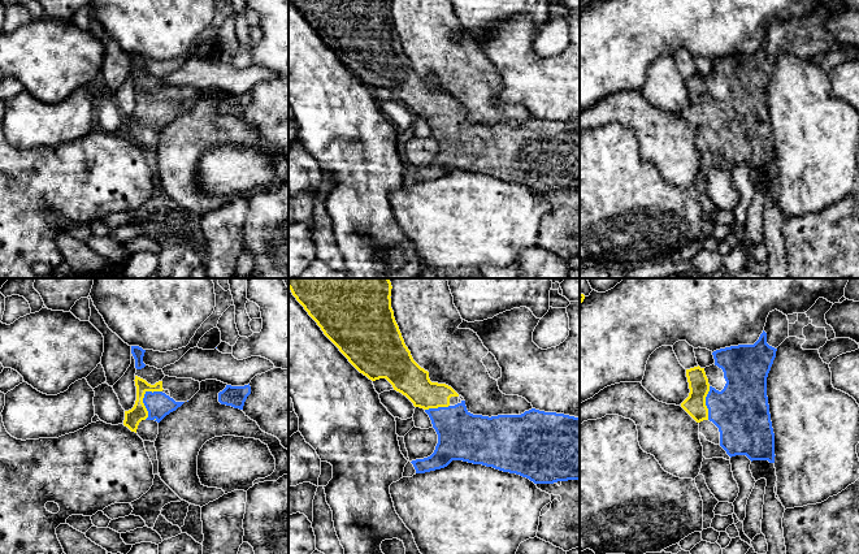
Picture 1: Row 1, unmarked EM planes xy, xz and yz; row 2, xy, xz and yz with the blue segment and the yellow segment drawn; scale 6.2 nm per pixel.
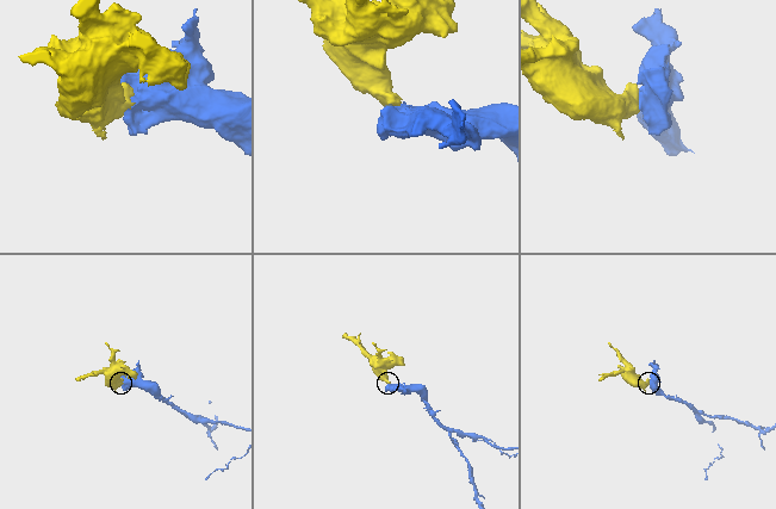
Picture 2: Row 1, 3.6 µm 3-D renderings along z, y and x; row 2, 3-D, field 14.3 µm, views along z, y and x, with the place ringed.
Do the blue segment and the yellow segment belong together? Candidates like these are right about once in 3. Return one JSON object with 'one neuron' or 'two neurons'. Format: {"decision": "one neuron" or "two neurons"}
{"decision": "one neuron"}

